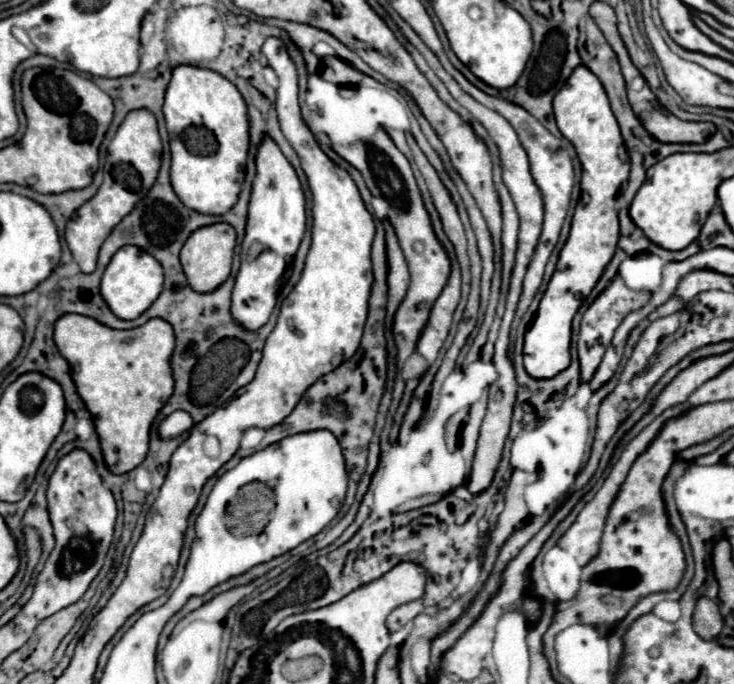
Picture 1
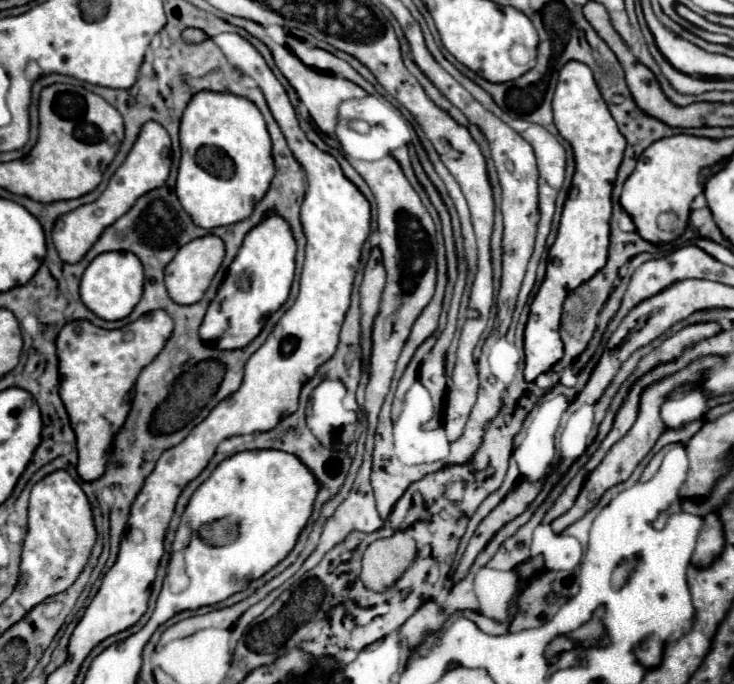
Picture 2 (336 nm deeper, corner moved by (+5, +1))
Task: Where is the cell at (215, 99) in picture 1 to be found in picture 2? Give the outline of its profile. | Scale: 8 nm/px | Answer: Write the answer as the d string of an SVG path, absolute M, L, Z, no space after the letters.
M212 91L196 93L182 115L180 145L182 145L182 159L176 187L178 187L178 199L192 217L192 221L198 227L214 229L248 219L250 213L254 211L254 205L266 195L270 181L274 177L272 143L266 131L264 117L258 111L258 107L252 101L240 99L238 95L230 93L212 93Z

